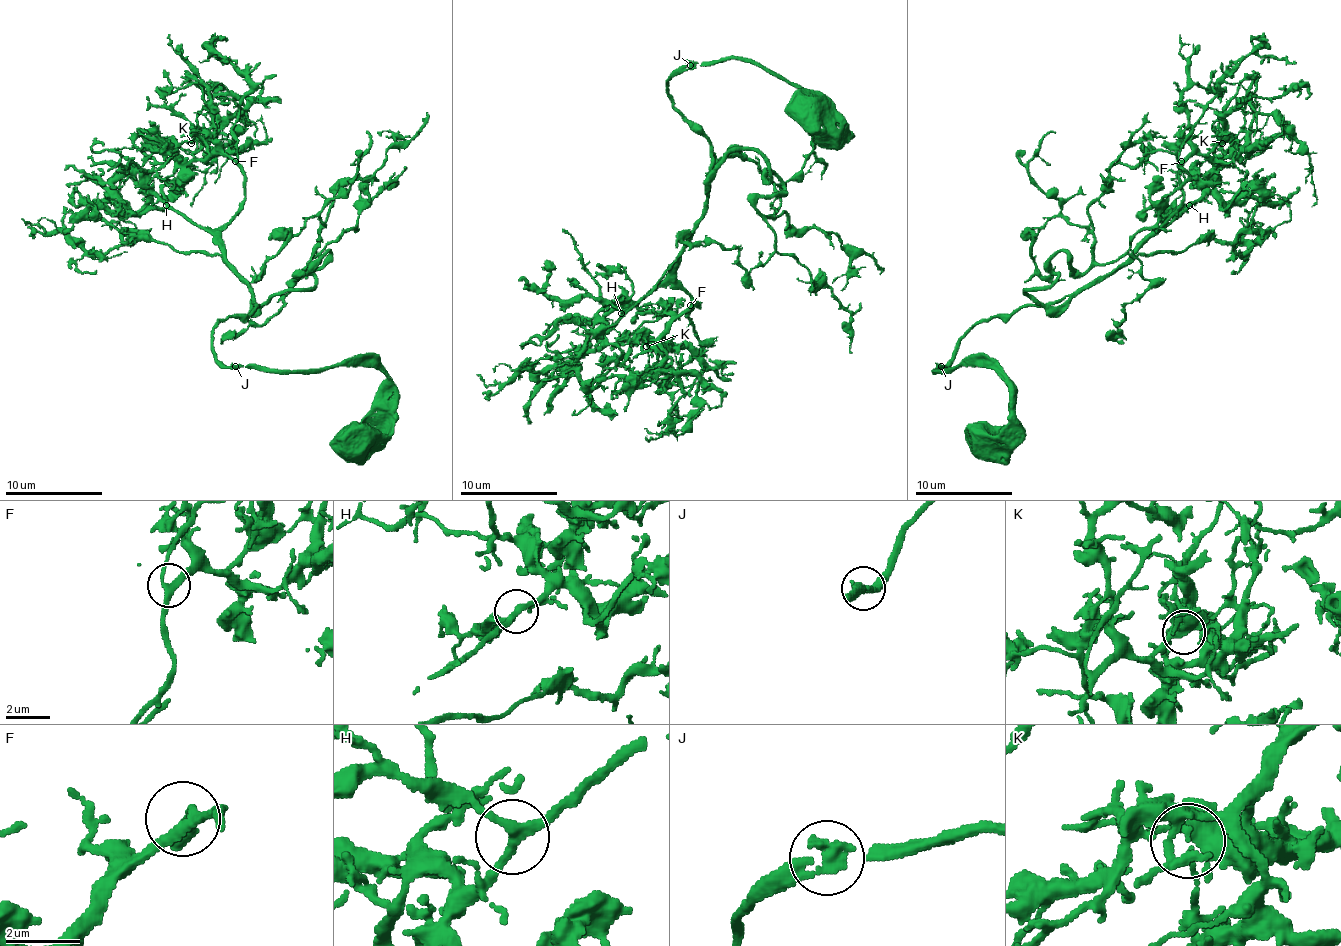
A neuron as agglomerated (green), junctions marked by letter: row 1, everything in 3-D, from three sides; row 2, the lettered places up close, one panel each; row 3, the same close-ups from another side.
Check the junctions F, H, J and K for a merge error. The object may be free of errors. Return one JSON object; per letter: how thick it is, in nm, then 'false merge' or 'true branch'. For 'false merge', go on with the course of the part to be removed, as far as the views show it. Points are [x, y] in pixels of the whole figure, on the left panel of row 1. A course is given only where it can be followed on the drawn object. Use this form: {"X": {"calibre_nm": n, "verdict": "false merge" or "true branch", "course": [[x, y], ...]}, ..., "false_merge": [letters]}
{"F": {"calibre_nm": 220, "verdict": "true branch"}, "H": {"calibre_nm": 240, "verdict": "true branch"}, "J": {"calibre_nm": 280, "verdict": "true branch"}, "K": {"calibre_nm": 140, "verdict": "false merge", "course": [[191, 143], [198, 114], [218, 95], [232, 95], [242, 104], [245, 129], [220, 153], [191, 207]]}, "false_merge": ["K"]}

